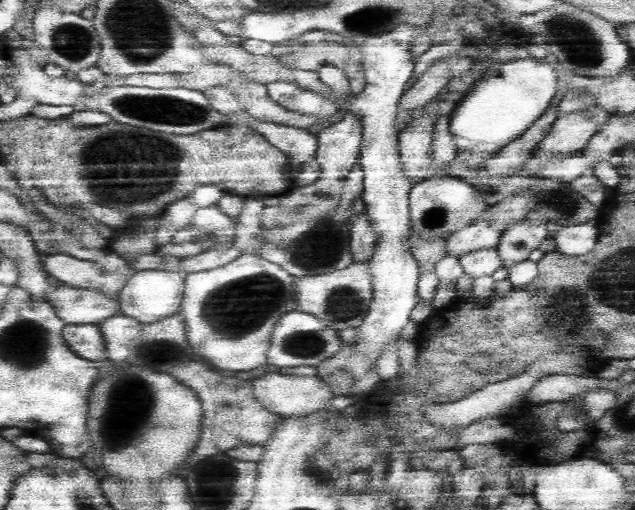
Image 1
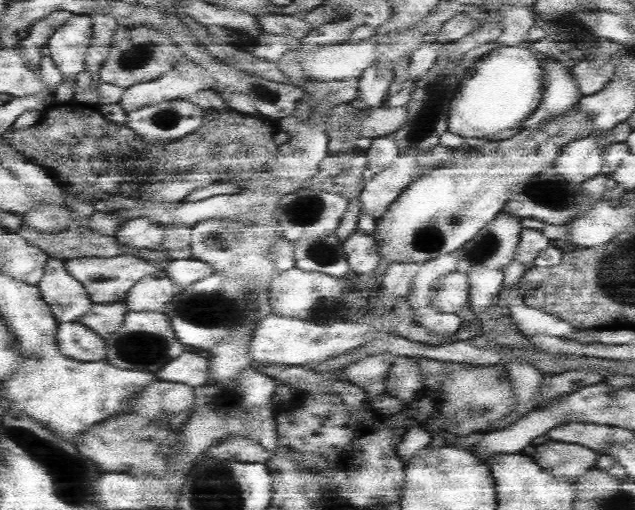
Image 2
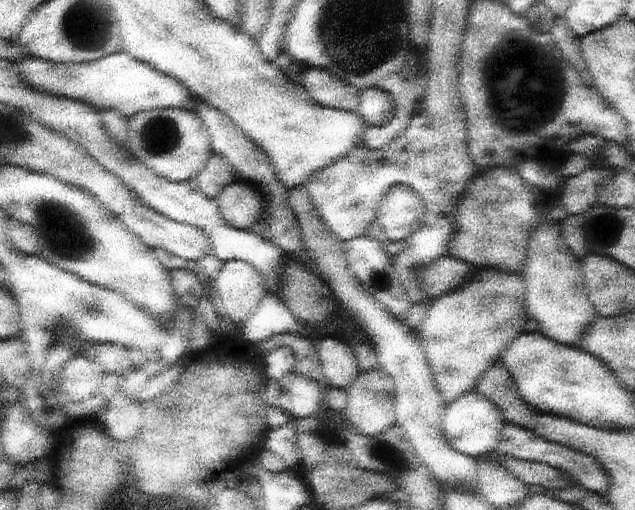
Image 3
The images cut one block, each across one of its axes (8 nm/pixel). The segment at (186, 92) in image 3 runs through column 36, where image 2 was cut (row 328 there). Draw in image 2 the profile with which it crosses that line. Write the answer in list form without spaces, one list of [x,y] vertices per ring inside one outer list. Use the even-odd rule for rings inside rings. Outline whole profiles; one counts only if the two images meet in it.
[[[59,323],[54,338],[58,350],[68,358],[74,358],[74,360],[104,360],[106,358],[103,337],[80,323]]]

